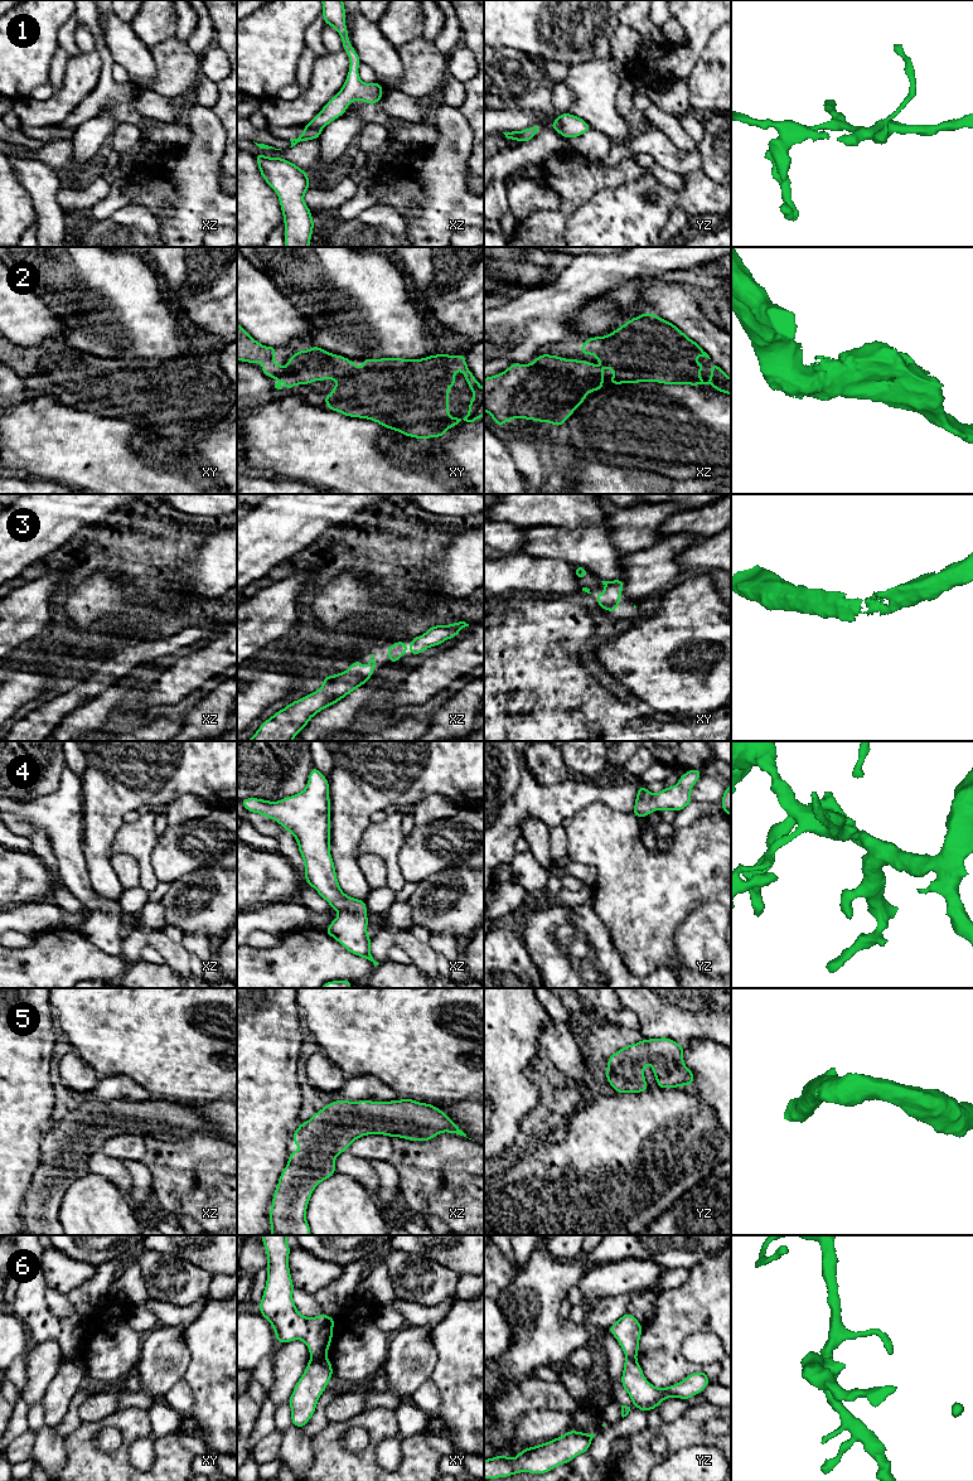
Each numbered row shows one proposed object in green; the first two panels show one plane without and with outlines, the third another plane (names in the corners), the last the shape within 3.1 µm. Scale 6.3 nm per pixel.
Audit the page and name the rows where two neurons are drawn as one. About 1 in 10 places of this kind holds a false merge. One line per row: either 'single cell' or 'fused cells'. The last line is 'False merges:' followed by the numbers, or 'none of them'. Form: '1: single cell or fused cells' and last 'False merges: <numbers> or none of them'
1: single cell
2: single cell
3: single cell
4: single cell
5: single cell
6: fused cells
False merges: 6

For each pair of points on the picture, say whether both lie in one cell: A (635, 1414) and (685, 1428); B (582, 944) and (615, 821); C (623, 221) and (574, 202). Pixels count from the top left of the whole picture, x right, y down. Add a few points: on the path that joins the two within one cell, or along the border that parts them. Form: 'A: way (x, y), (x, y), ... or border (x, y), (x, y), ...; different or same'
A: border (648, 1427), (624, 1436); different
B: border (591, 905), (609, 933); different
C: border (608, 188), (587, 199), (564, 227); different

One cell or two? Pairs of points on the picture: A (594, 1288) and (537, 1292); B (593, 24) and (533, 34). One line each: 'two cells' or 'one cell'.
A: two cells
B: one cell

